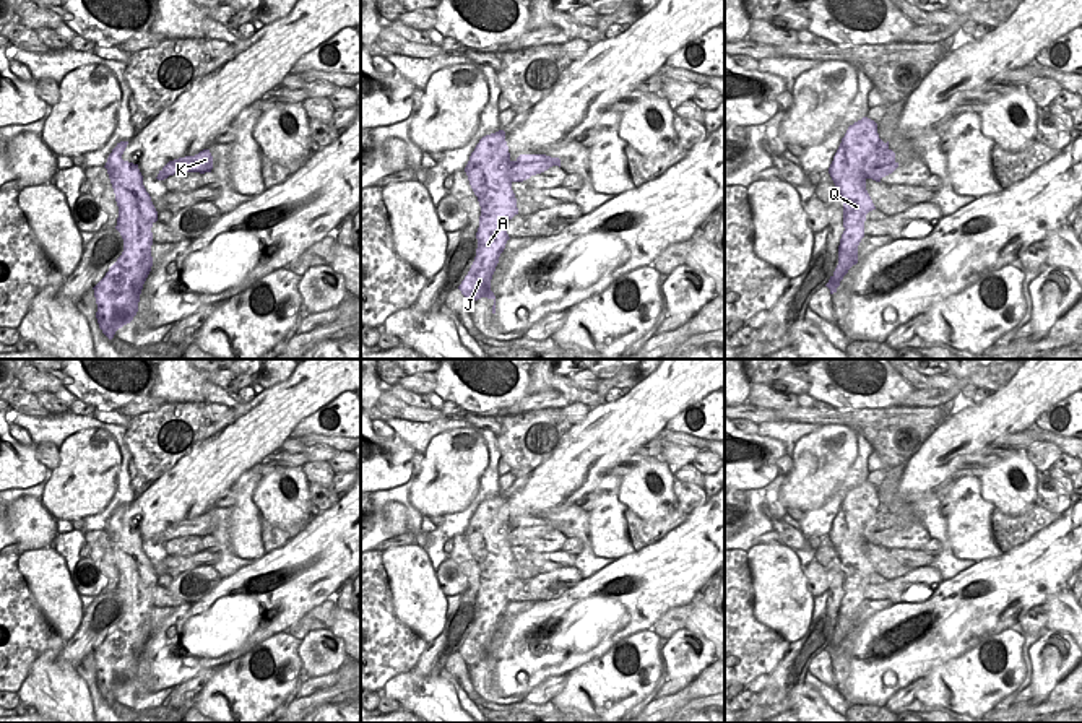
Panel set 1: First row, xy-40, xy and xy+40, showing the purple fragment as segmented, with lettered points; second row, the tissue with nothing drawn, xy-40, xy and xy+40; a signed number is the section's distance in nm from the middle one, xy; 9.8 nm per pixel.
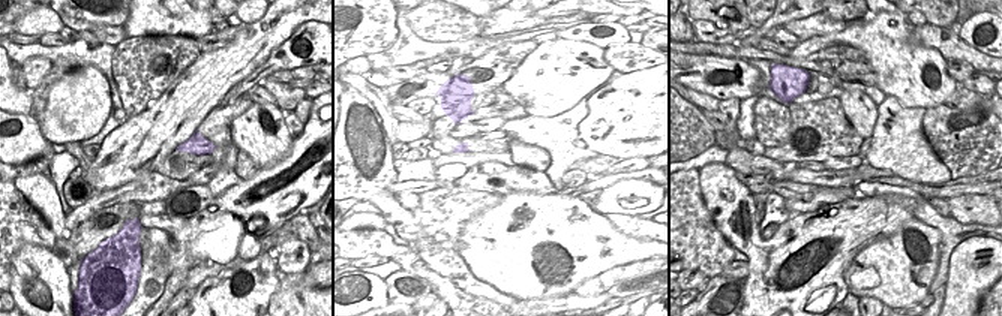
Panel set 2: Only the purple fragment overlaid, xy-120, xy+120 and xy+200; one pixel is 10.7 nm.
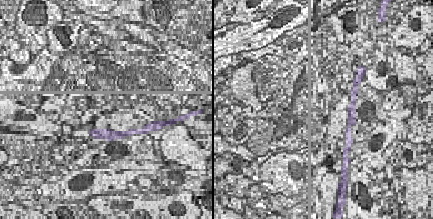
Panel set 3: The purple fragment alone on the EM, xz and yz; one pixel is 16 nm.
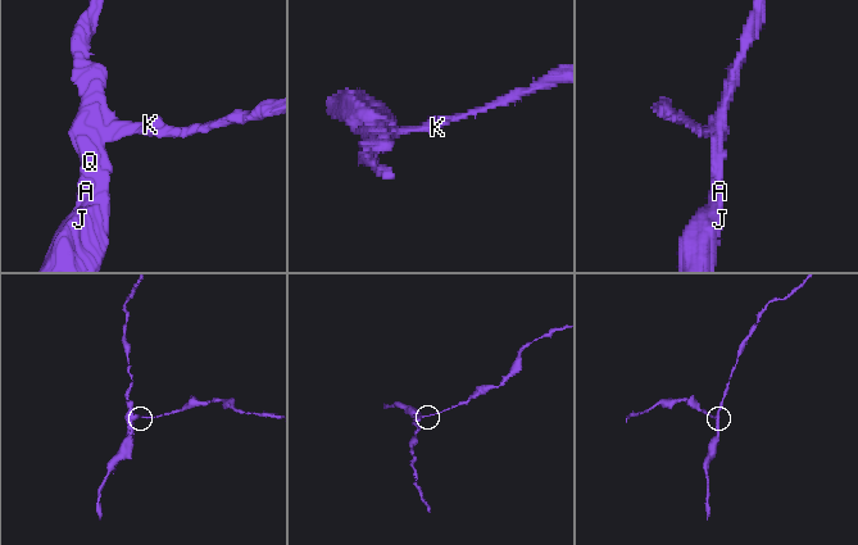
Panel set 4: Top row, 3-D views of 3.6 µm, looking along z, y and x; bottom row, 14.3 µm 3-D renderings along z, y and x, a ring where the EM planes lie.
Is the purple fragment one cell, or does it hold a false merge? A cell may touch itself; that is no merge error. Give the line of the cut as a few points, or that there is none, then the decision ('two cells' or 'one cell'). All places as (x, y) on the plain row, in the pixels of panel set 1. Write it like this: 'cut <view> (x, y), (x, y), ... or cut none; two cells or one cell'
cut xy+40 (882, 506), (866, 523), (871, 541); two cells

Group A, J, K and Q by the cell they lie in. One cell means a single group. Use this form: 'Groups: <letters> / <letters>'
Groups: A J Q / K

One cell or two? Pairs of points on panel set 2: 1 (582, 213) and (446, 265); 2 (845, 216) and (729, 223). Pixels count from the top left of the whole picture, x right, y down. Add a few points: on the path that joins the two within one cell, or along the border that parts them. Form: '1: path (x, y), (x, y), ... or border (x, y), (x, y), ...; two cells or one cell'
1: path (548, 220), (533, 231), (501, 240), (480, 261); one cell
2: path (815, 238), (803, 246), (756, 246); one cell

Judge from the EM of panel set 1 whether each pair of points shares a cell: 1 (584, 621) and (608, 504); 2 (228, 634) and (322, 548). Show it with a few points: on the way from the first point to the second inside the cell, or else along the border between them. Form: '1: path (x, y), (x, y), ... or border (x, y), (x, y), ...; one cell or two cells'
1: border (636, 551), (616, 561); two cells
2: path (252, 606), (259, 600), (270, 601), (306, 572); one cell

